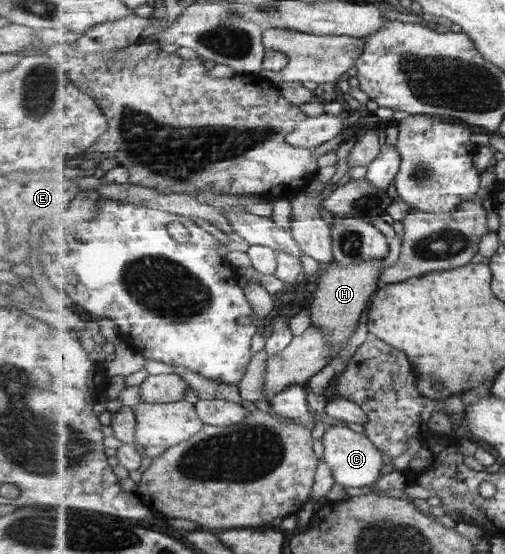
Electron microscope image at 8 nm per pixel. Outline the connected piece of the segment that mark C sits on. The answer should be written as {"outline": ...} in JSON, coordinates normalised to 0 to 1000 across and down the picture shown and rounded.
{"outline":[[[673,765],[648,774],[636,792],[642,803],[638,830],[651,841],[661,870],[685,877],[699,888],[715,888],[741,875],[745,866],[756,859],[760,816],[721,780],[711,783],[685,769],[673,769]]]}

